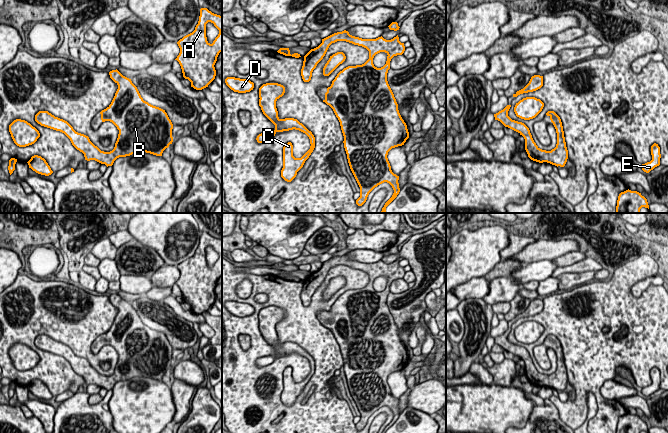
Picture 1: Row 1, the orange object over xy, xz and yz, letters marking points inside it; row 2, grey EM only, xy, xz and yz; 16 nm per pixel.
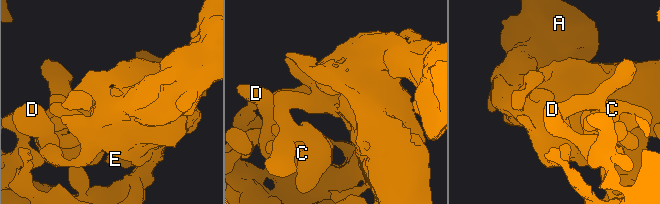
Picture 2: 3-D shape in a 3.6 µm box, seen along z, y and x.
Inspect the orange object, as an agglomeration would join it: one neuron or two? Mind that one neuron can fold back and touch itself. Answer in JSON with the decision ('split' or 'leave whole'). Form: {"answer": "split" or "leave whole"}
{"answer": "leave whole"}

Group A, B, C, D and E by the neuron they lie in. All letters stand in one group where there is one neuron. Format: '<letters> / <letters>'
A B C D E

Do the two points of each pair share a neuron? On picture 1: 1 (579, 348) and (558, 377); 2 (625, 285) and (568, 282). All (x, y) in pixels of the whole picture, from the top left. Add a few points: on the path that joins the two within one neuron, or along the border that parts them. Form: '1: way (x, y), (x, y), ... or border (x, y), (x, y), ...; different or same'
1: border (560, 343), (568, 382); different
2: border (583, 283), (580, 285); different

